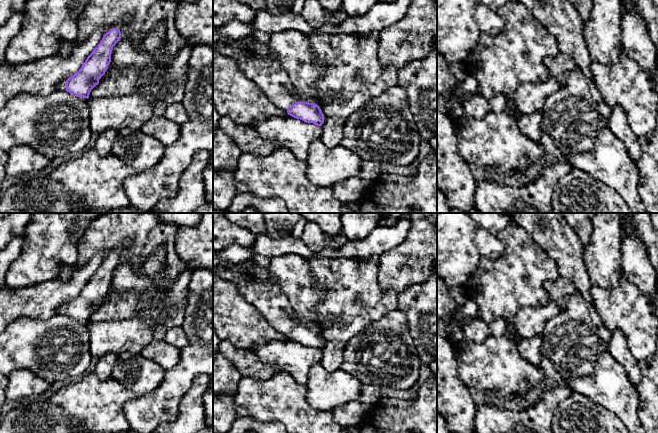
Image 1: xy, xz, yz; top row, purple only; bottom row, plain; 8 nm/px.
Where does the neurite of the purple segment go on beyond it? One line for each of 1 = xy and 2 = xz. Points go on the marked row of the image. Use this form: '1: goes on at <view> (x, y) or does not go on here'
1: goes on at xy (61, 86)
2: goes on at xz (254, 58)

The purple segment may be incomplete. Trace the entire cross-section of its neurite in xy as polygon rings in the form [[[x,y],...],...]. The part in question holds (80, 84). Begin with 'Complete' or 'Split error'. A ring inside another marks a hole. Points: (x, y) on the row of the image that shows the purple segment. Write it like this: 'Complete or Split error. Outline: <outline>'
Split error. Outline: [[[110,29],[87,57],[79,71],[67,80],[56,84],[56,91],[67,91],[81,100],[88,99],[91,90],[99,84],[99,79],[107,71],[113,47],[120,39],[120,30]]]

